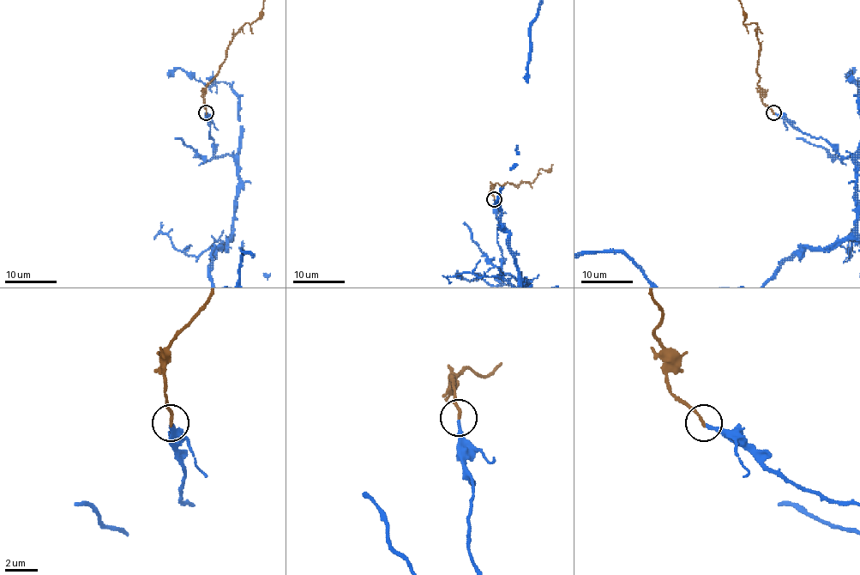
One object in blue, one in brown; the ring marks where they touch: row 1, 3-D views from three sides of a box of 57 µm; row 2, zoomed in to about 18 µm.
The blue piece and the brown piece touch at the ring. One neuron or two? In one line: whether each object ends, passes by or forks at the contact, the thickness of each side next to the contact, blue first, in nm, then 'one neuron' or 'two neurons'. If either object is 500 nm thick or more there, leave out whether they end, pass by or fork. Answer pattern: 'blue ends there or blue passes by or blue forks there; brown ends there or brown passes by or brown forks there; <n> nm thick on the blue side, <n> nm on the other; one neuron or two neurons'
blue ends there; brown ends there; 200 nm thick on the blue side, 190 nm on the other; one neuron

